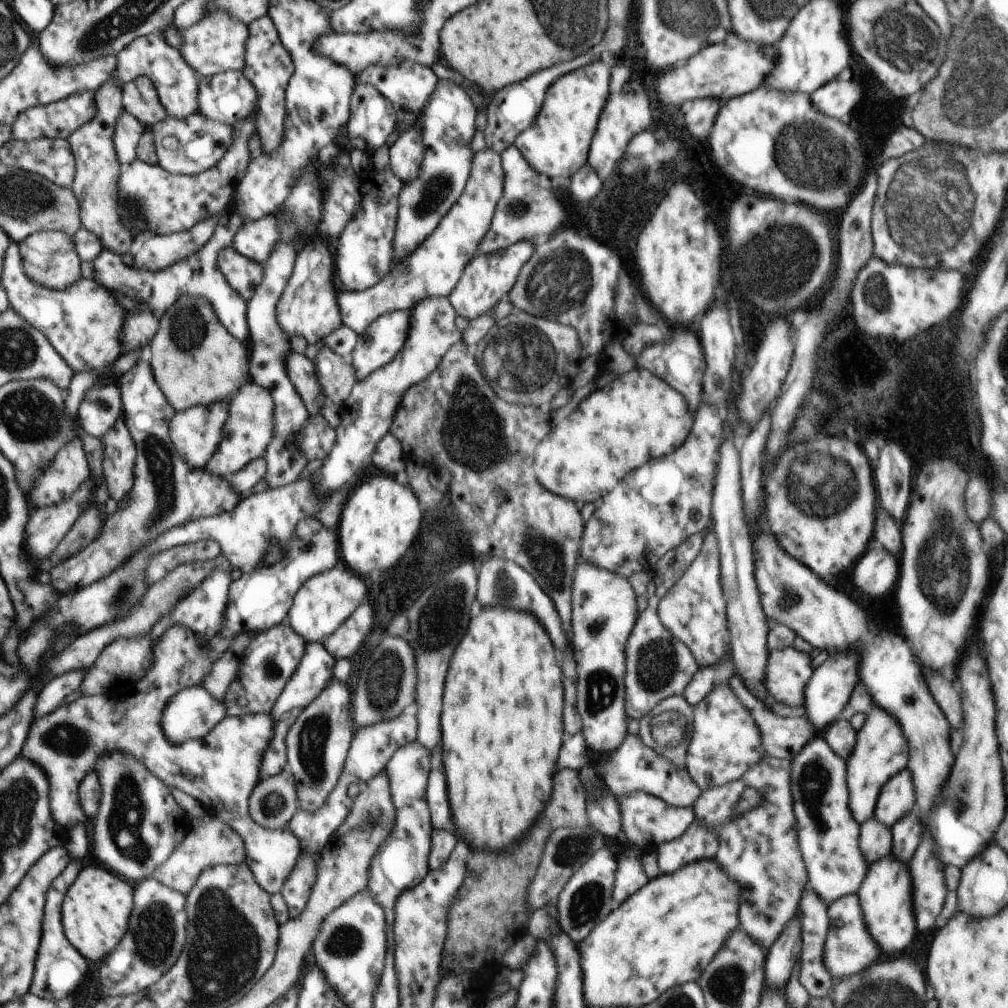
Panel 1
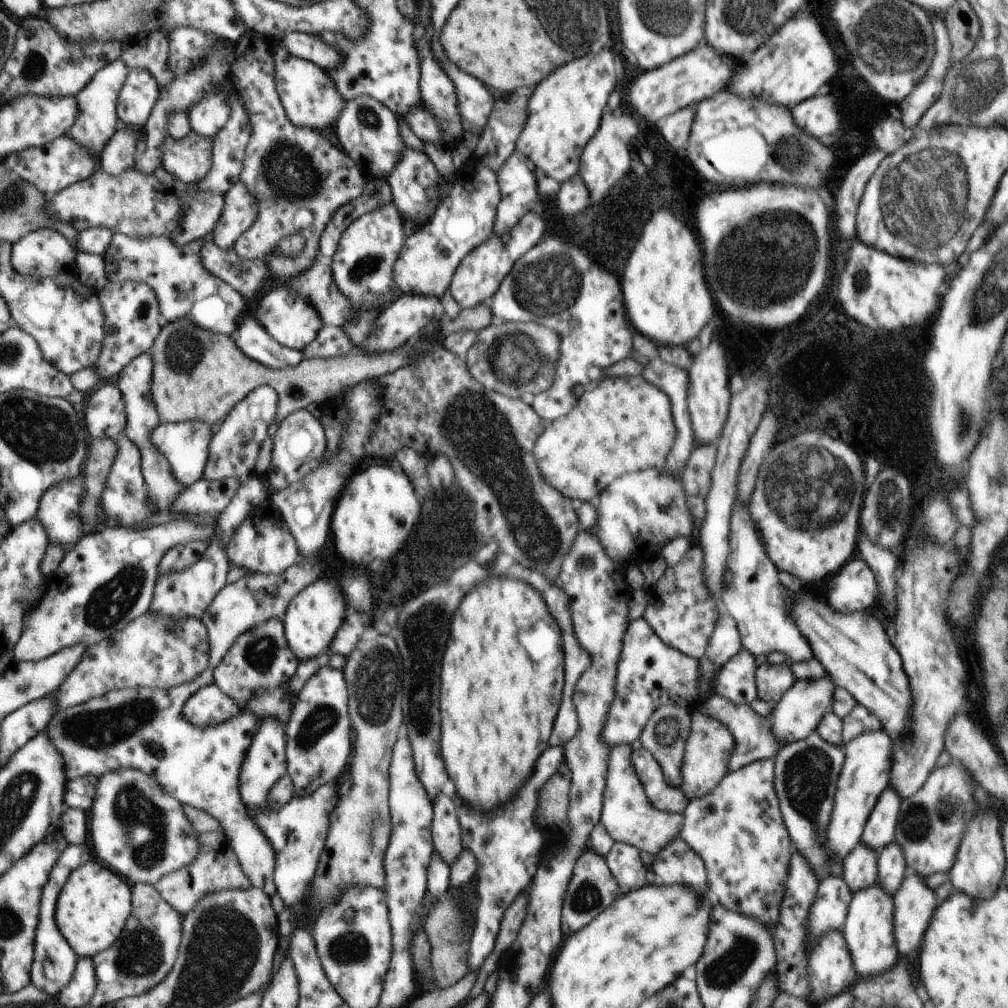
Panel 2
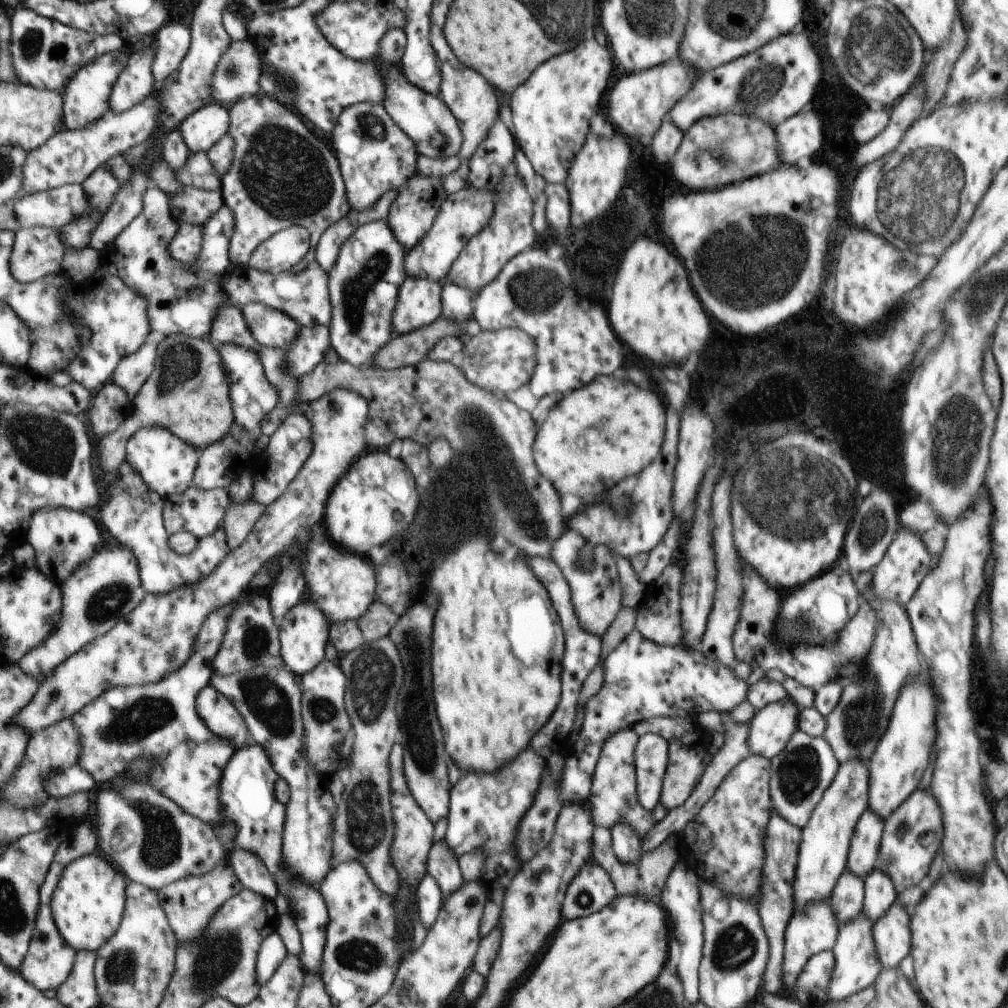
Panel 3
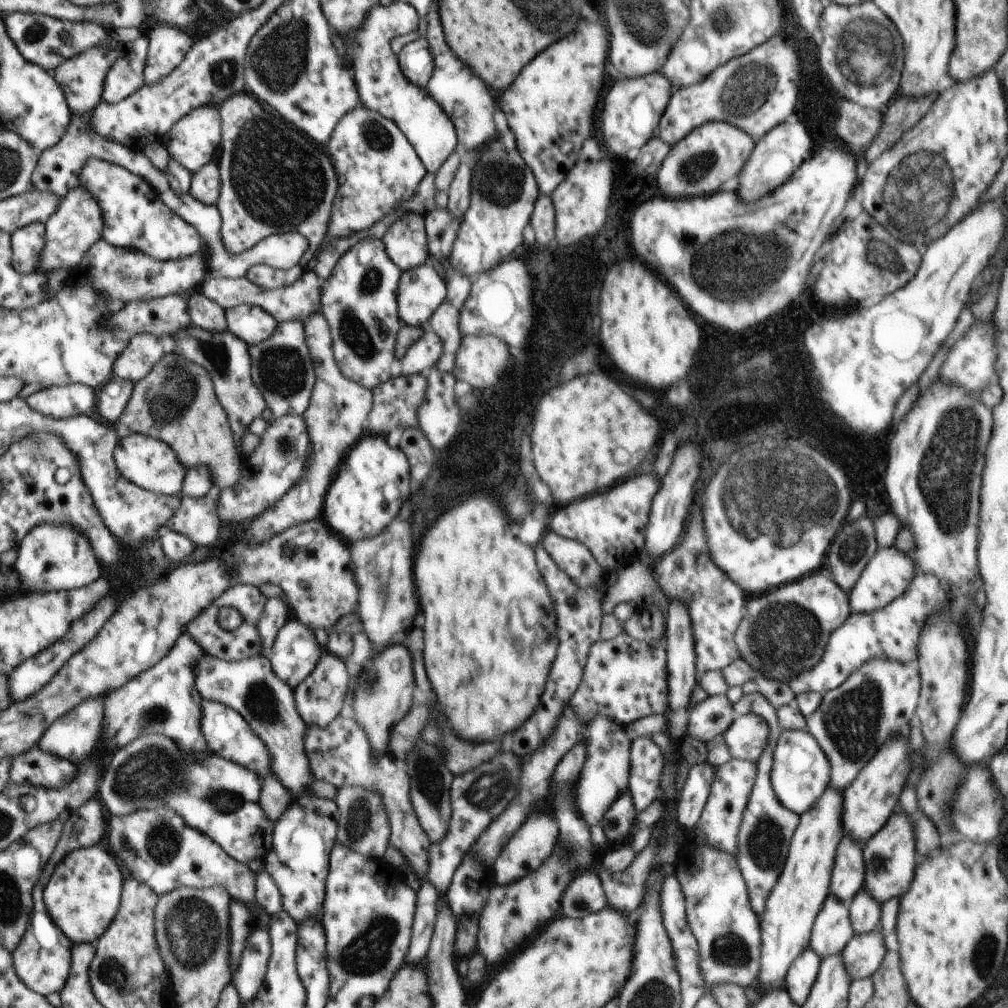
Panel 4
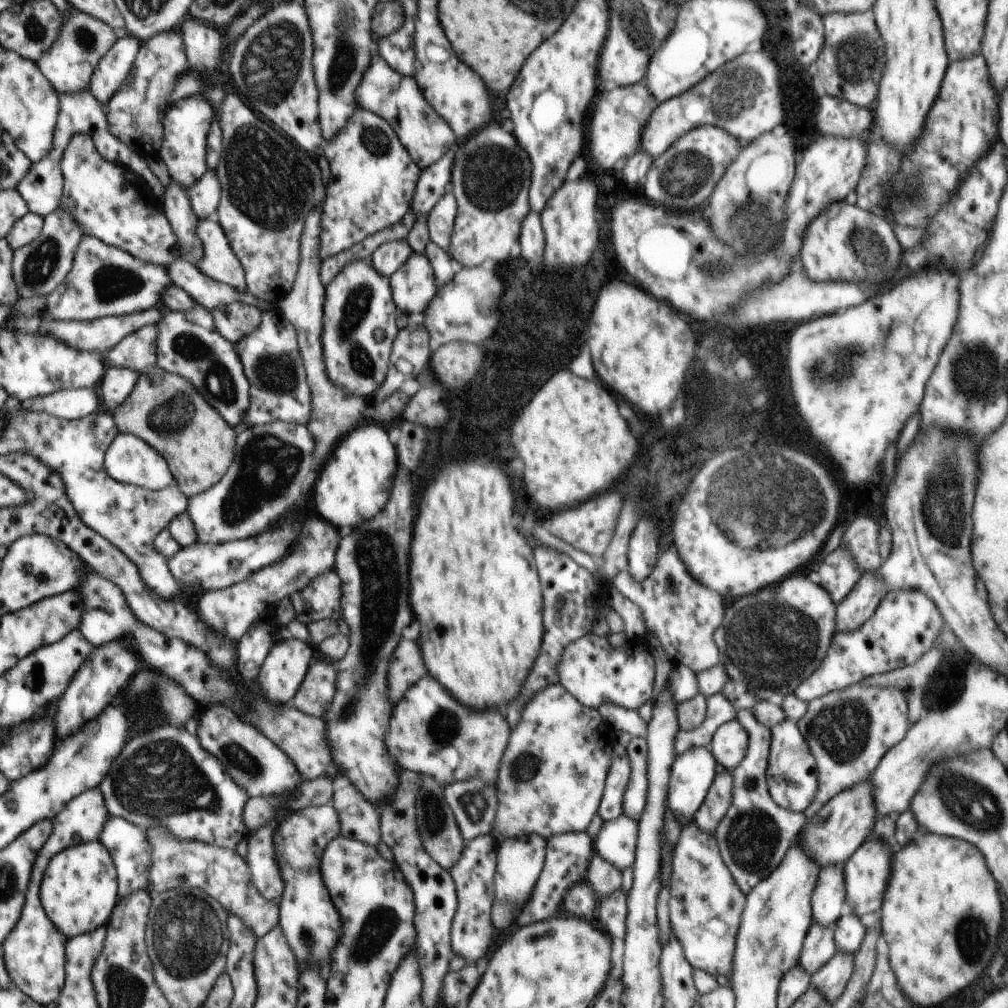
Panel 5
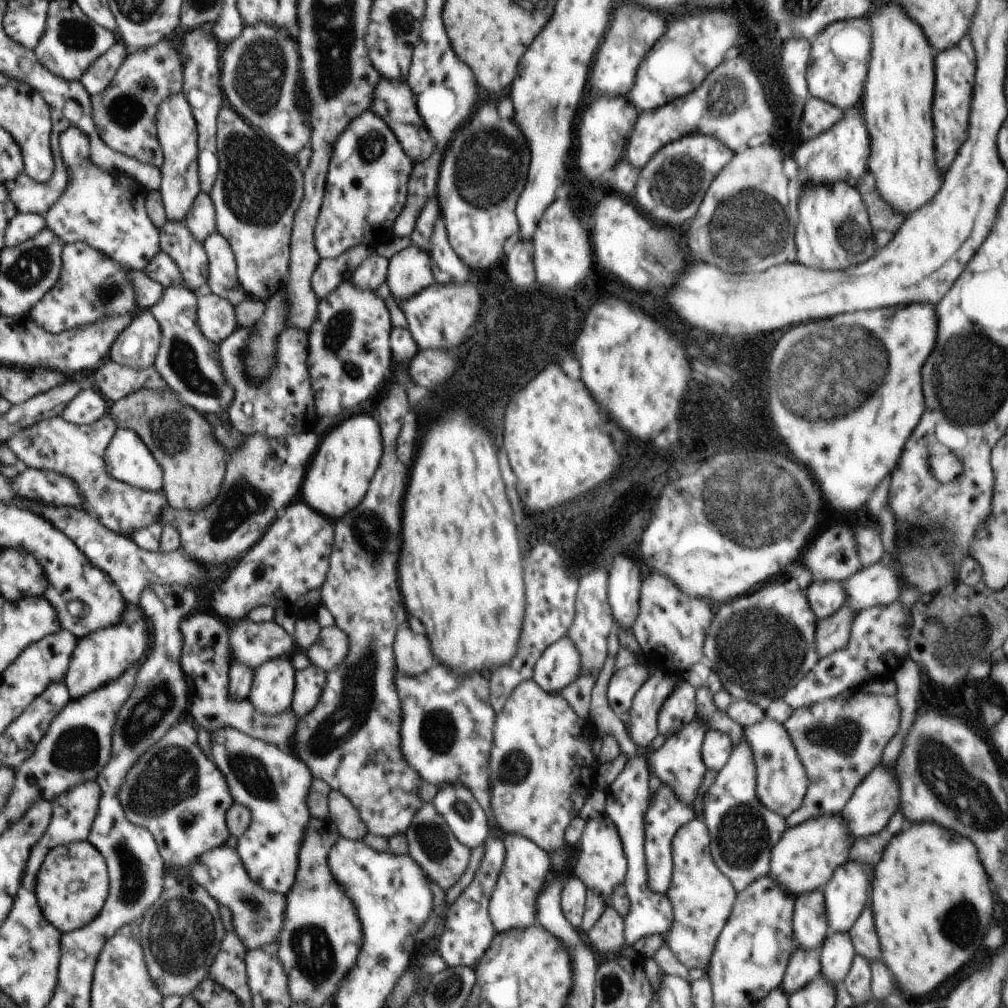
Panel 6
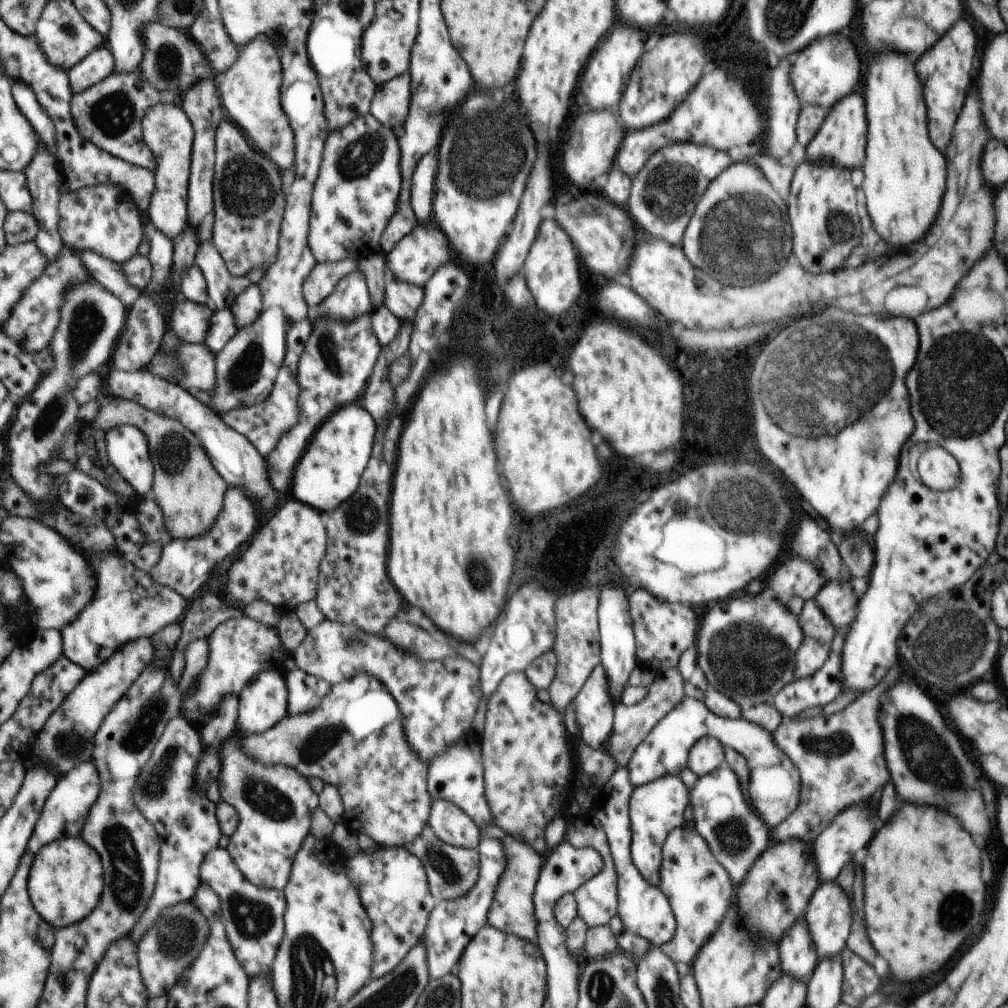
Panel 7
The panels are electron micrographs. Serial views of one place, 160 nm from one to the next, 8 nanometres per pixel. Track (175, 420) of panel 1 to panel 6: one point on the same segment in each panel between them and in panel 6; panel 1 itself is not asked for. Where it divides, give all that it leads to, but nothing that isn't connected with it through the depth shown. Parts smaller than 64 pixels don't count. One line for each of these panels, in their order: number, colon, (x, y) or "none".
2: (185, 444)
3: (167, 464)
4: (147, 462)
5: (129, 459)
6: (127, 458)

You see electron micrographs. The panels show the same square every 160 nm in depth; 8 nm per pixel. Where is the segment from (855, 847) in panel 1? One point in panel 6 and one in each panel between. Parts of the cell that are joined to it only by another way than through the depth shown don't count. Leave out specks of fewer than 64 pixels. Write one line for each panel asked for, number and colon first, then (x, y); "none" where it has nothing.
2: (806, 771)
3: (800, 774)
4: (800, 773)
5: (792, 776)
6: (782, 782)

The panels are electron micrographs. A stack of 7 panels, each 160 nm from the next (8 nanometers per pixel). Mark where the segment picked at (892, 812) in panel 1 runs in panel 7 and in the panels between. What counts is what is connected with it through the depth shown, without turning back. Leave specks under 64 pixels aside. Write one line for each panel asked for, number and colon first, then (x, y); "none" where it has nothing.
2: (880, 828)
3: (864, 848)
4: (848, 876)
5: (828, 898)
6: (810, 925)
7: (798, 954)

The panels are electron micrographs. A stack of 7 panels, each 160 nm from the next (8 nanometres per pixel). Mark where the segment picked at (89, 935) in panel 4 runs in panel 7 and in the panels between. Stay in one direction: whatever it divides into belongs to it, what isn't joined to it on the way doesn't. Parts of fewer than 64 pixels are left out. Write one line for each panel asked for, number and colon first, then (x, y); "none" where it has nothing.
5: (79, 890)
6: (72, 886)
7: (65, 884)

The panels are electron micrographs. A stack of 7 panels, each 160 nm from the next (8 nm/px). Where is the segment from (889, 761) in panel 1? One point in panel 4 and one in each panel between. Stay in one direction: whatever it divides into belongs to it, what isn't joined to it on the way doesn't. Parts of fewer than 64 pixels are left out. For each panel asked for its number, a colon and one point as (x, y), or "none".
2: (865, 774)
3: (825, 841)
4: (794, 903)

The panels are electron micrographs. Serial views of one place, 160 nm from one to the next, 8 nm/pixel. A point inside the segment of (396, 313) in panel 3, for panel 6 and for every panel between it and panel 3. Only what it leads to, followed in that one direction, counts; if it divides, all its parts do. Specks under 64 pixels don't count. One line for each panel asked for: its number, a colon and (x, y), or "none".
4: (420, 291)
5: (413, 287)
6: (409, 271)

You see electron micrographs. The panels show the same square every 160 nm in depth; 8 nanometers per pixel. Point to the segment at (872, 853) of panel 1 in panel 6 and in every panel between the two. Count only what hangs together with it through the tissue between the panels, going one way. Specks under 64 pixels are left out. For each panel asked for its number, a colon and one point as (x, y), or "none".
2: (860, 870)
3: (847, 898)
4: (832, 929)
5: (819, 946)
6: (804, 965)

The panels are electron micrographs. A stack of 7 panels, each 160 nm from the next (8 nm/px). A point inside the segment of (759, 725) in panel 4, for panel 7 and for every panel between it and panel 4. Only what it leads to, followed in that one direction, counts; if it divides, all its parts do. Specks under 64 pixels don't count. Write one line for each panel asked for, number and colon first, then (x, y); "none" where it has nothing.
5: (730, 742)
6: (717, 747)
7: (707, 754)

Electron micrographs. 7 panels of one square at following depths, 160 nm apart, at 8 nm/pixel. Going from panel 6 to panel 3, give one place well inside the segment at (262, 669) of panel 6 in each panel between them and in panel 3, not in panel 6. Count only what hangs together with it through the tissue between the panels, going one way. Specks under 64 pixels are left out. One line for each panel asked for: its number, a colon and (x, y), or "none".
3: (304, 630)
4: (295, 653)
5: (283, 670)

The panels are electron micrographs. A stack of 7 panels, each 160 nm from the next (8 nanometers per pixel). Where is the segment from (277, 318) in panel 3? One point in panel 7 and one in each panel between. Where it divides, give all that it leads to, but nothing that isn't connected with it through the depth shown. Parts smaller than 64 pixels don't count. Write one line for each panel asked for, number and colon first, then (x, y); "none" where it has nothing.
4: (250, 323)
5: (234, 321)
6: (217, 320)
7: (190, 321)

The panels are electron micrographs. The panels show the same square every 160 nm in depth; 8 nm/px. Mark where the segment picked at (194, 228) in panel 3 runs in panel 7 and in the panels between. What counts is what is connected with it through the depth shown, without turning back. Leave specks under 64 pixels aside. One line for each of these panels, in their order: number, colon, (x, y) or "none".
4: (135, 218)
5: (118, 207)
6: (106, 210)
7: (101, 218)

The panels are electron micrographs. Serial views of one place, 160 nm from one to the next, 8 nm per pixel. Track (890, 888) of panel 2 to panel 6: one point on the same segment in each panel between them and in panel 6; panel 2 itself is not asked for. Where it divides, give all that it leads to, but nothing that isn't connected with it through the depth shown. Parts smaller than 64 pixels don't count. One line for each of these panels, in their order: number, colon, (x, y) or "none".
3: (880, 892)
4: (865, 913)
5: (850, 932)
6: (837, 953)

